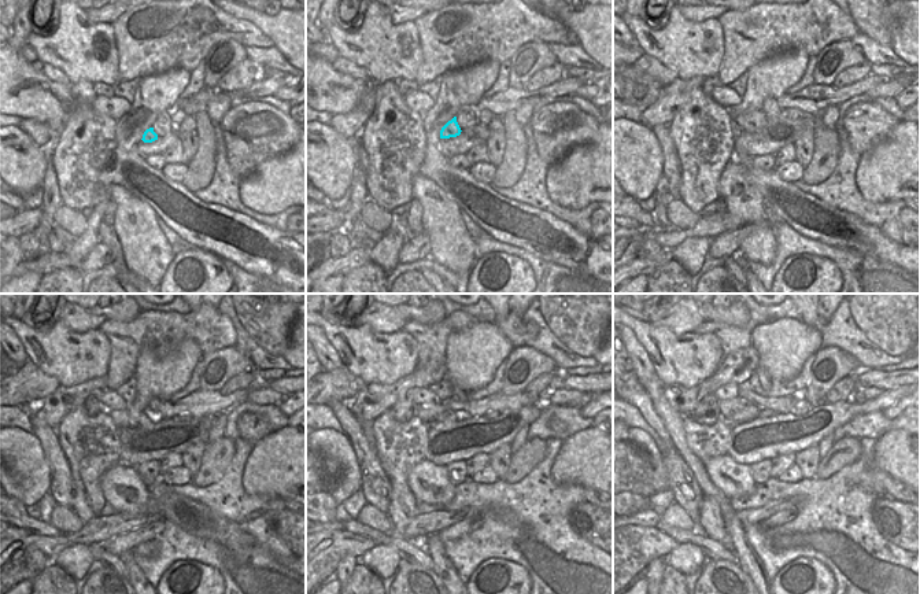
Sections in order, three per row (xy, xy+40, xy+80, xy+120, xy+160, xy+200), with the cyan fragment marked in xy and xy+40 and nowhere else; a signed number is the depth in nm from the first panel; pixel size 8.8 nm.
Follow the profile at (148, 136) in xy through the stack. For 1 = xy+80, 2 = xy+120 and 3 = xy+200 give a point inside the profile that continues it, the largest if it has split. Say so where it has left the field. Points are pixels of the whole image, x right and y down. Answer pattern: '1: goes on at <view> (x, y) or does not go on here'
1: goes on at xy+80 (754, 121)
2: goes on at xy+120 (121, 417)
3: goes on at xy+200 (738, 410)

